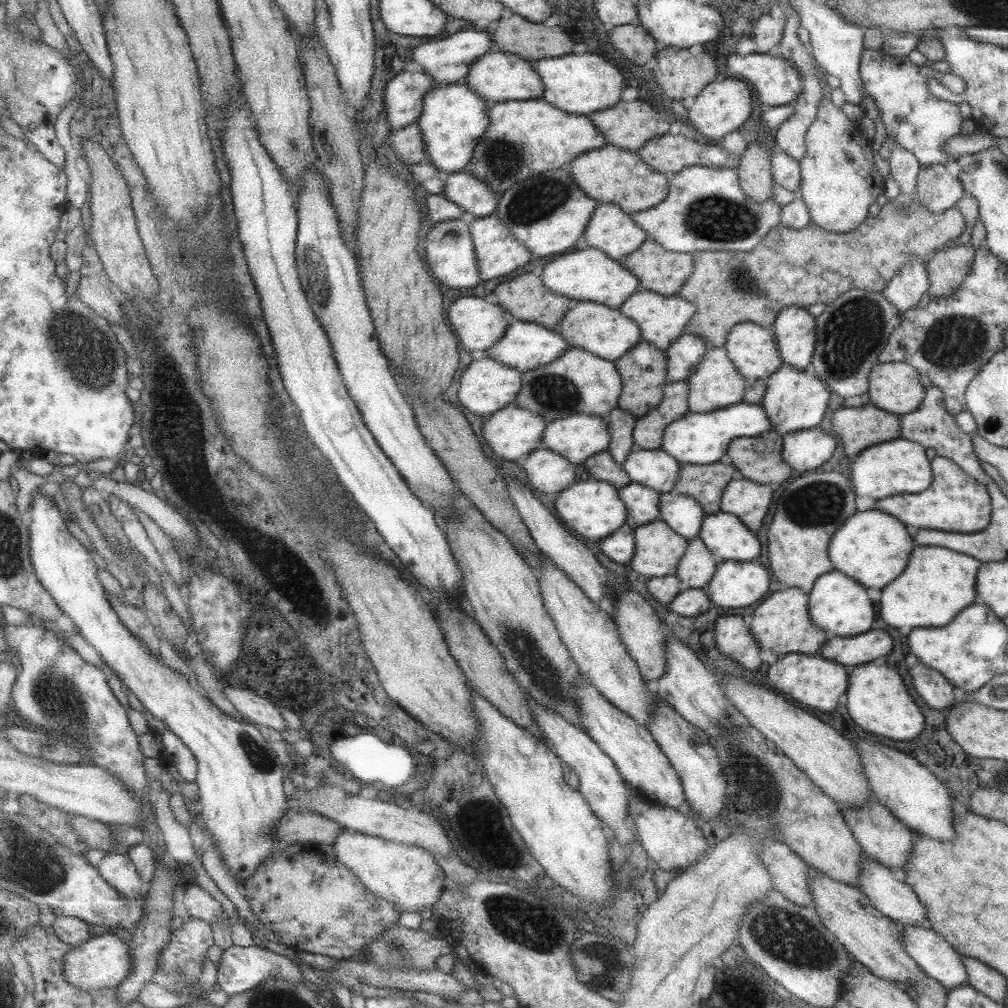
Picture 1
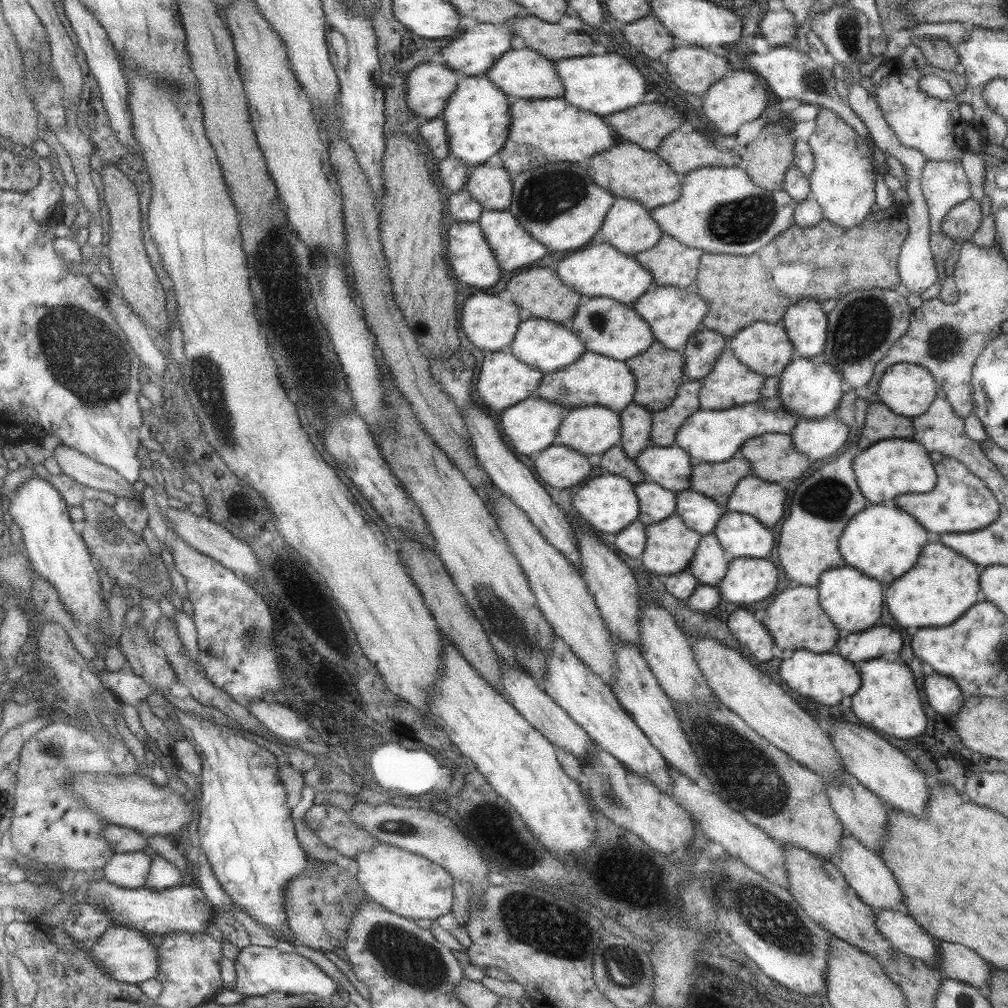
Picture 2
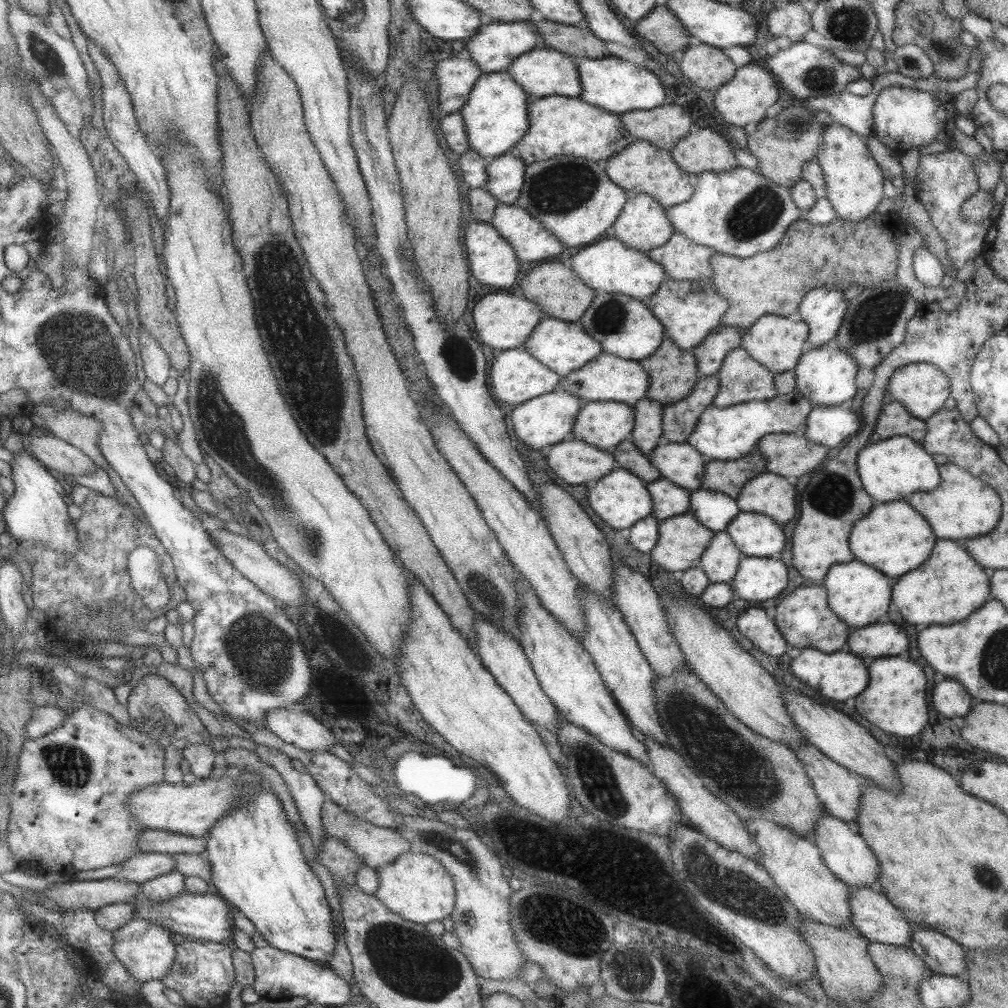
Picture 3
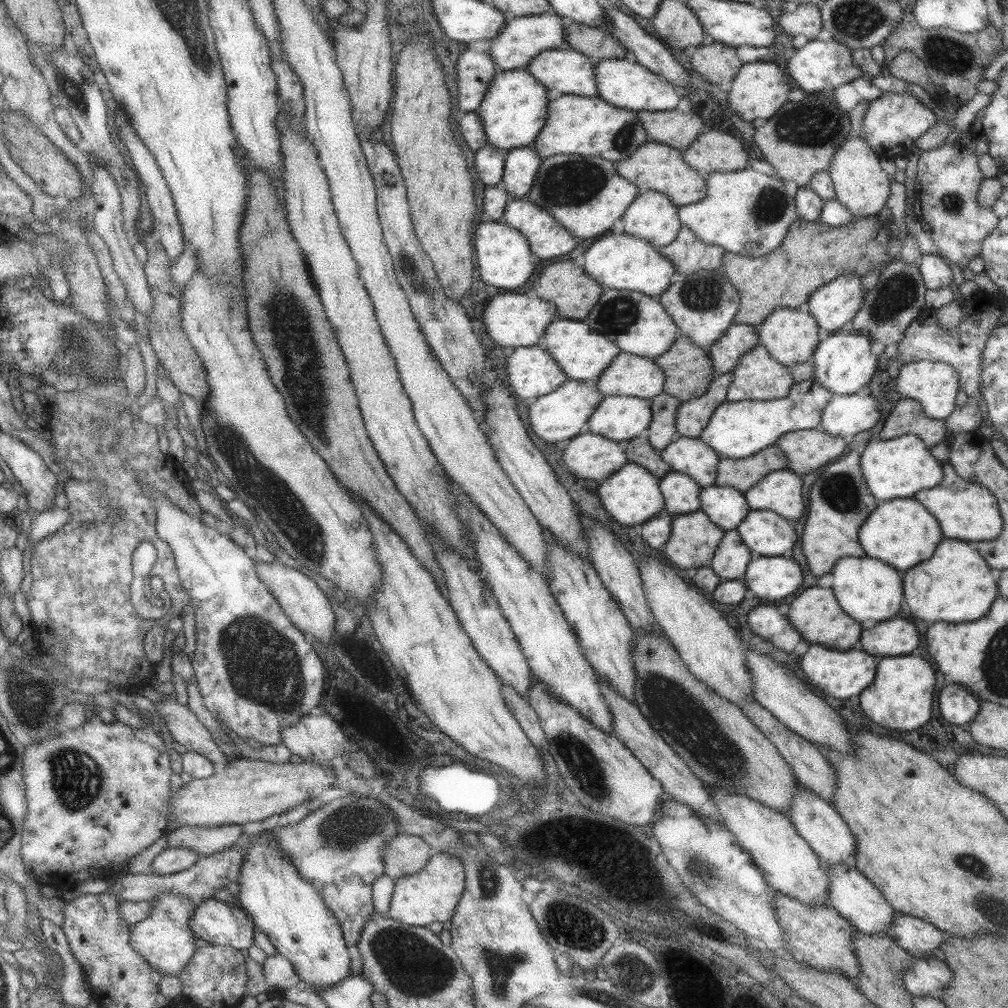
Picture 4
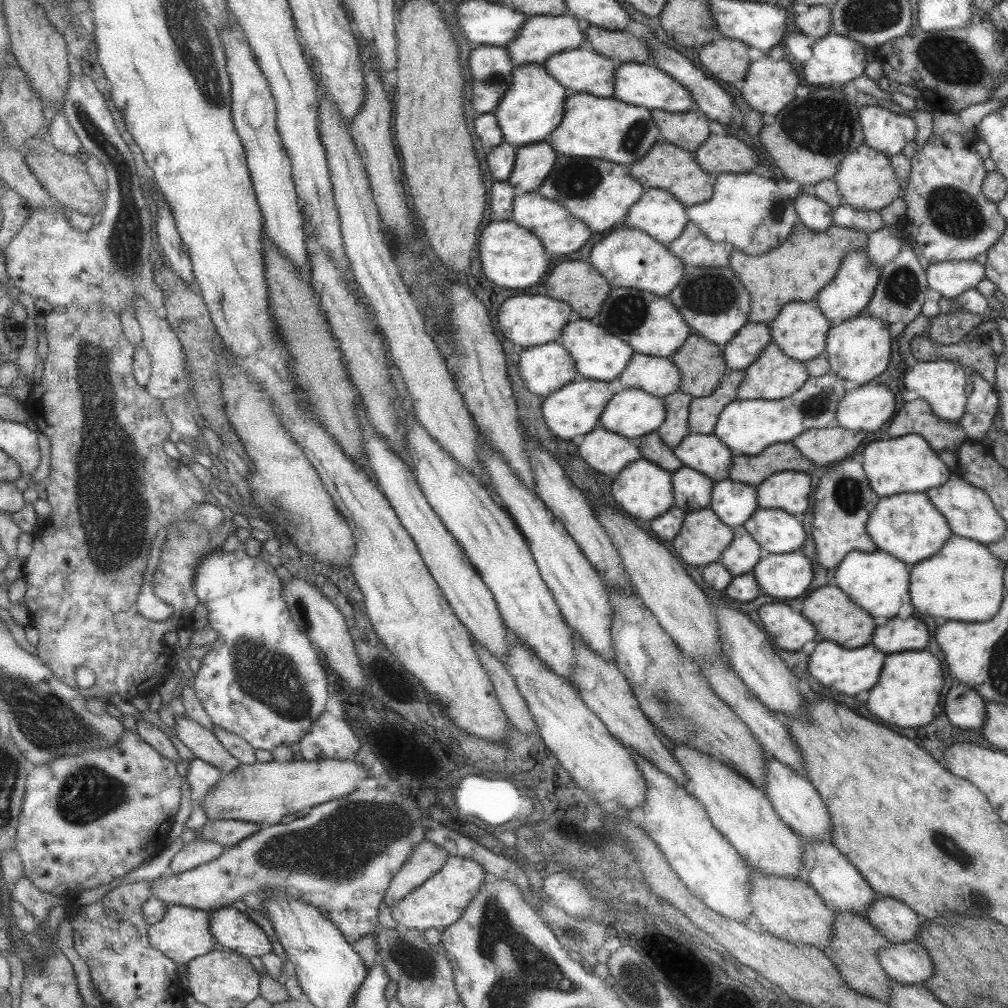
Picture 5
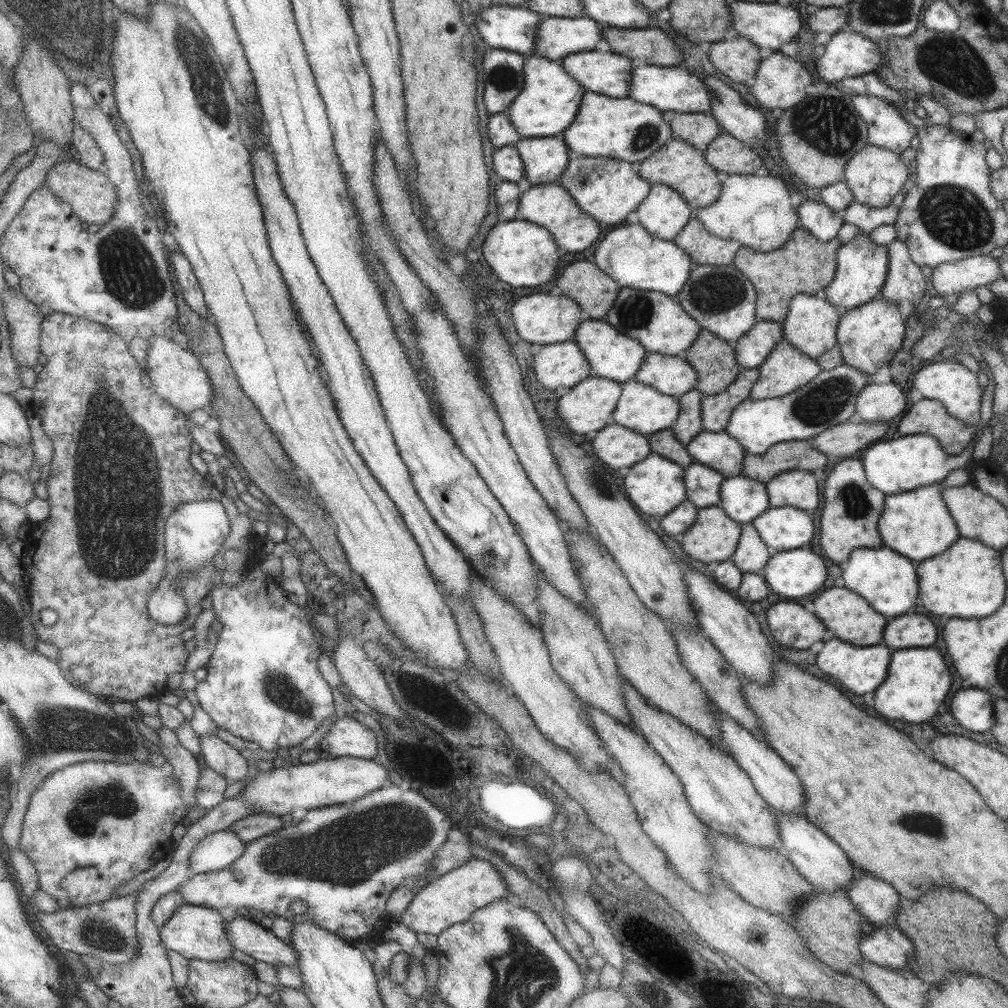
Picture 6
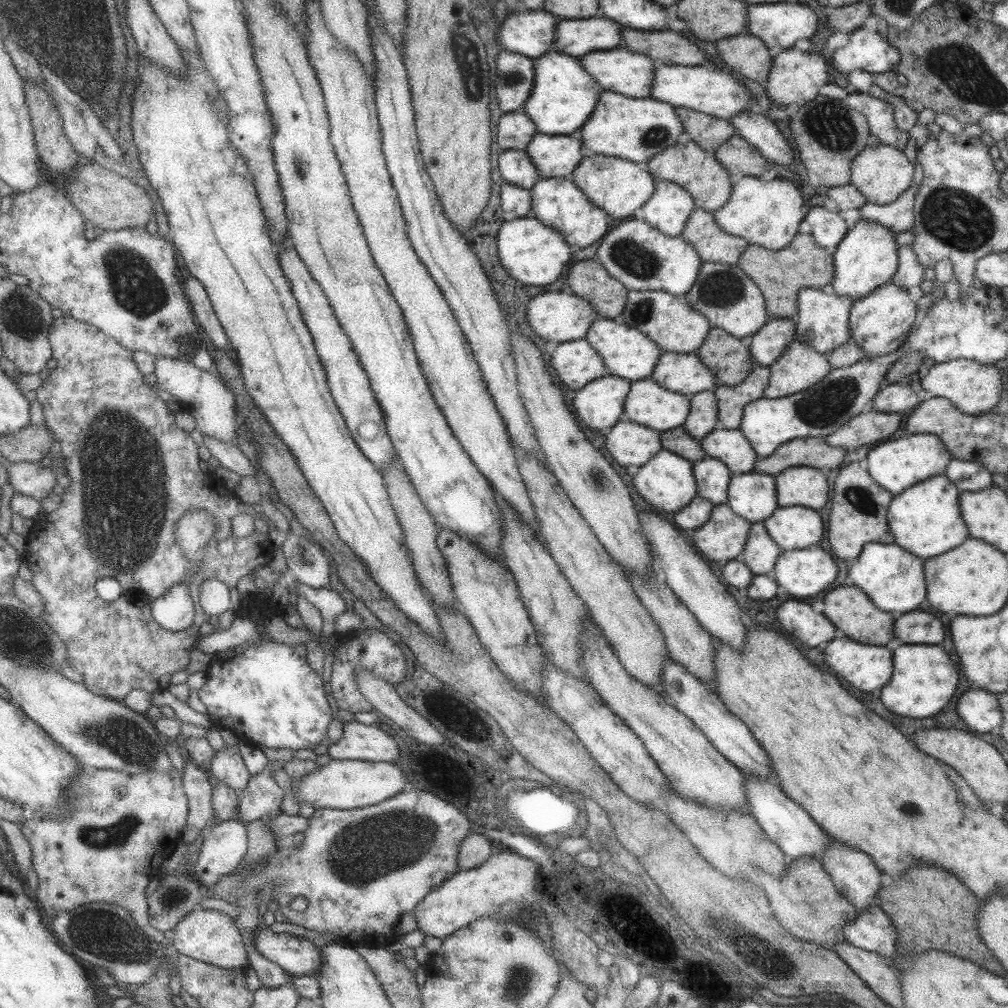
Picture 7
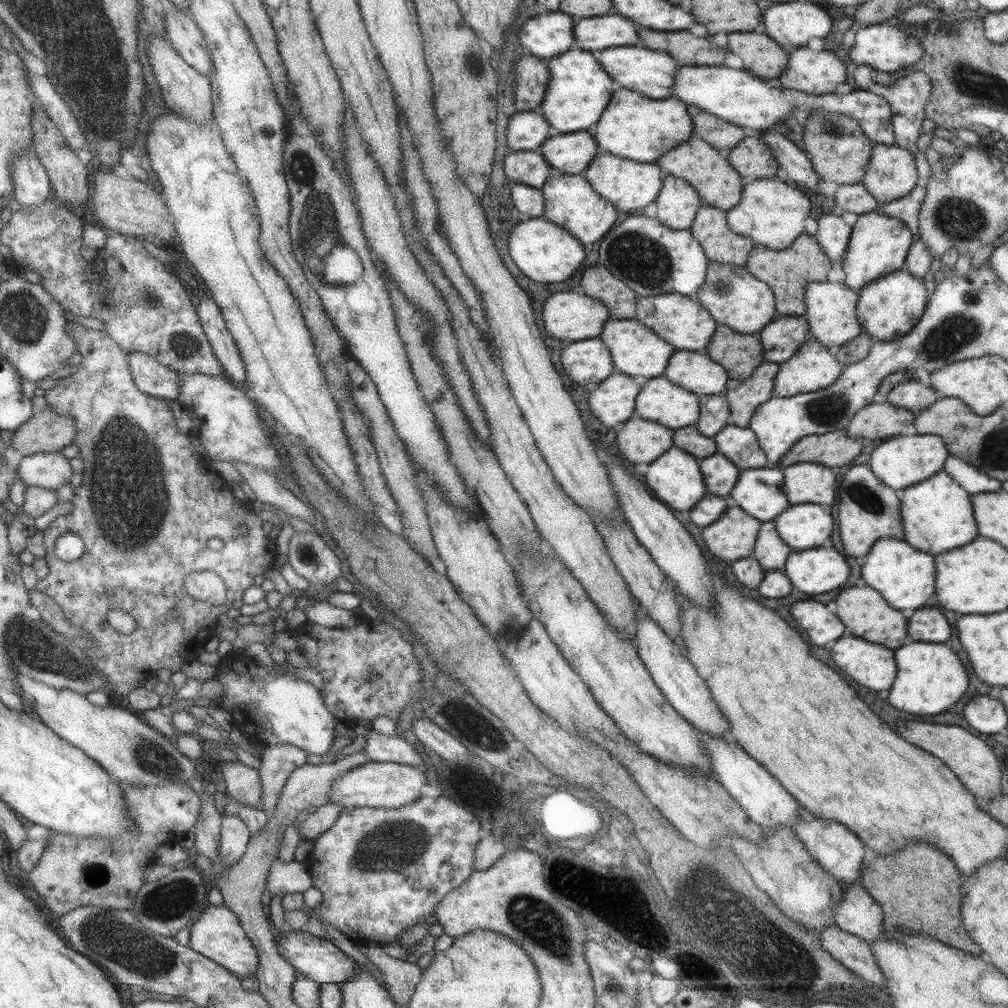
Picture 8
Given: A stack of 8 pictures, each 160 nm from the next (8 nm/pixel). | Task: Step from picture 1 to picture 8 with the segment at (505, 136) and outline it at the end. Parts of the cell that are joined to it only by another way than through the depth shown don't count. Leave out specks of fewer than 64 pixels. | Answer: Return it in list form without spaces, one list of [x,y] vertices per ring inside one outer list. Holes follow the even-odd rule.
[[[623,88],[612,92],[599,120],[589,131],[605,153],[641,163],[654,163],[659,156],[694,136],[686,105],[679,99],[669,96],[655,100]]]

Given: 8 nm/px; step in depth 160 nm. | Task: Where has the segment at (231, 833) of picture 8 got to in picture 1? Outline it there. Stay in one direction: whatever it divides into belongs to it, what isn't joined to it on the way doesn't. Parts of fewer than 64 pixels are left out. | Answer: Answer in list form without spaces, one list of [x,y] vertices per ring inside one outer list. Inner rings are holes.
[[[107,853],[100,861],[98,869],[103,878],[128,900],[137,900],[145,895],[143,877],[127,853]]]

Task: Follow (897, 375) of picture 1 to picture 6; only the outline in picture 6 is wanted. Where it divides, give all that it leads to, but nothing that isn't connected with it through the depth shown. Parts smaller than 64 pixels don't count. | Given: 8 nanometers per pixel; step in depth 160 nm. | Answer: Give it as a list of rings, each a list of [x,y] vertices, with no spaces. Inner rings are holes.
[[[934,359],[927,363],[917,364],[912,376],[912,388],[919,390],[923,399],[938,400],[949,416],[969,426],[979,426],[979,401],[983,391],[983,377],[973,374],[957,360]]]

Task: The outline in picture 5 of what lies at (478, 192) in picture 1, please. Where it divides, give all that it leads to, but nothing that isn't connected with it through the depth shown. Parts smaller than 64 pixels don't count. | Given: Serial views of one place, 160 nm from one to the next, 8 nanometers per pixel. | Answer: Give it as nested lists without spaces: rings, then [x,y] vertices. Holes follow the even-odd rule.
[[[546,141],[516,148],[515,164],[507,181],[515,189],[515,194],[535,191],[543,184],[555,164],[555,158],[557,153]]]

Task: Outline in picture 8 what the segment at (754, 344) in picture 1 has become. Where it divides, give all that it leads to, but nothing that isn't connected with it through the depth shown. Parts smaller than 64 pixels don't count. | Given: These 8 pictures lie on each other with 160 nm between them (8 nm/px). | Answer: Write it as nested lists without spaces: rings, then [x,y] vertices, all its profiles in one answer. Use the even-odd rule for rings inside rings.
[[[811,282],[804,290],[804,303],[806,311],[804,317],[808,326],[808,336],[827,349],[836,349],[848,340],[855,338],[863,332],[855,316],[858,291],[847,289],[845,285],[837,282]]]

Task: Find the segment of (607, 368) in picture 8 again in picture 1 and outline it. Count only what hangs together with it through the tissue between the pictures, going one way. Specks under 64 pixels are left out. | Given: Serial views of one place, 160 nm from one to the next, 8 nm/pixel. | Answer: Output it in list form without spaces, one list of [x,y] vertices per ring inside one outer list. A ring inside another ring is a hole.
[[[488,356],[471,361],[461,373],[458,381],[456,394],[459,404],[477,416],[485,416],[489,412],[495,412],[495,410],[507,406],[509,402],[513,402],[513,398],[517,396],[520,387],[520,374],[521,372],[517,372]]]

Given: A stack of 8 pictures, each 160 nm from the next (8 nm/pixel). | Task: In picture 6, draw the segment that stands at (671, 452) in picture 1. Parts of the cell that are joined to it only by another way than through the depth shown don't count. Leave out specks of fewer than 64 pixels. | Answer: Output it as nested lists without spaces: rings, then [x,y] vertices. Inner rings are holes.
[[[841,364],[819,371],[807,384],[782,397],[743,399],[731,411],[725,434],[740,444],[744,454],[755,455],[763,454],[775,443],[810,439],[826,428],[855,418],[856,394],[867,385],[863,376],[860,370]]]

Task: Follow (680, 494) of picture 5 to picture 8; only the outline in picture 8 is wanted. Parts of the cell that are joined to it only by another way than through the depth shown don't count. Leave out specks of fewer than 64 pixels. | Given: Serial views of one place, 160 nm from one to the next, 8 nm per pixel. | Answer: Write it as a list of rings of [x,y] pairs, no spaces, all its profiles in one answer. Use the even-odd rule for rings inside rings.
[[[719,452],[698,461],[706,492],[721,498],[729,496],[740,469]]]

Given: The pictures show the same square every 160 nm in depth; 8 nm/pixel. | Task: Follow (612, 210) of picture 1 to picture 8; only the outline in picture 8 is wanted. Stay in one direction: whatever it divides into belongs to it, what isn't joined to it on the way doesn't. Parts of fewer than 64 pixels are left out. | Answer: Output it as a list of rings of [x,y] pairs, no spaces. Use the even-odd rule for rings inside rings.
[[[667,175],[655,198],[654,218],[673,230],[689,229],[702,202],[683,179]]]

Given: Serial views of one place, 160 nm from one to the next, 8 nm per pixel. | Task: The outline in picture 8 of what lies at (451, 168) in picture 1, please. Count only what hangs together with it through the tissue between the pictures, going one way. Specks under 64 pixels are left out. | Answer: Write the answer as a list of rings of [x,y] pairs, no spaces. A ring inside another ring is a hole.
[[[577,48],[567,49],[561,56],[555,56],[555,60],[545,60],[545,65],[548,68],[548,81],[537,111],[542,113],[553,133],[587,131],[593,128],[611,98],[612,78],[597,64],[591,51],[585,52]]]

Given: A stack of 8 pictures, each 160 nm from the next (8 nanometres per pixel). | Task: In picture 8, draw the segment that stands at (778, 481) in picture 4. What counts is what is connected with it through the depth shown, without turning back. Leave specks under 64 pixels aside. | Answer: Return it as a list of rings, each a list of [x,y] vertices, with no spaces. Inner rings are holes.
[[[814,462],[787,465],[783,471],[783,492],[790,505],[811,503],[828,508],[836,493],[836,469]]]

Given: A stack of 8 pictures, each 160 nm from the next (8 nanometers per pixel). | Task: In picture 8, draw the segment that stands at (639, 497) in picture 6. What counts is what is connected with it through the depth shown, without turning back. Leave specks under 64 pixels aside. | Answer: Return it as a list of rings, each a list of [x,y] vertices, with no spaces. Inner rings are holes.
[[[673,445],[648,464],[647,472],[643,475],[645,478],[643,482],[654,497],[669,508],[688,511],[706,493],[698,461],[692,454]]]

